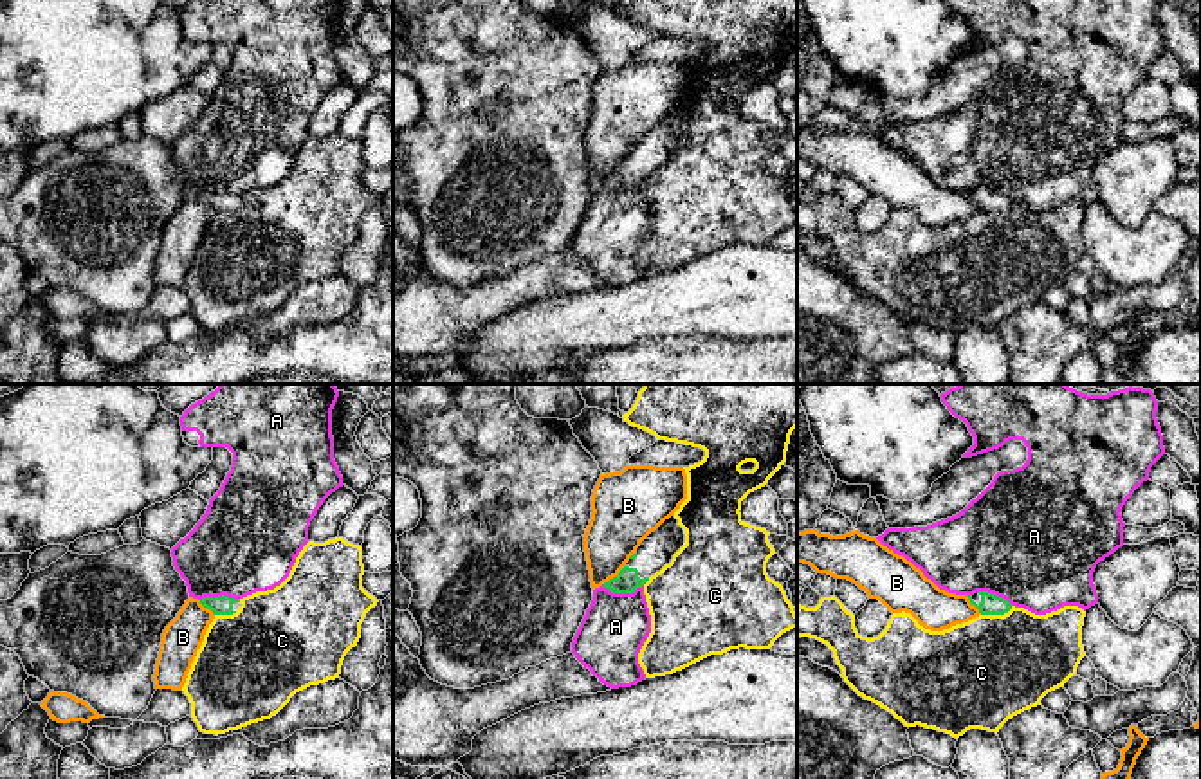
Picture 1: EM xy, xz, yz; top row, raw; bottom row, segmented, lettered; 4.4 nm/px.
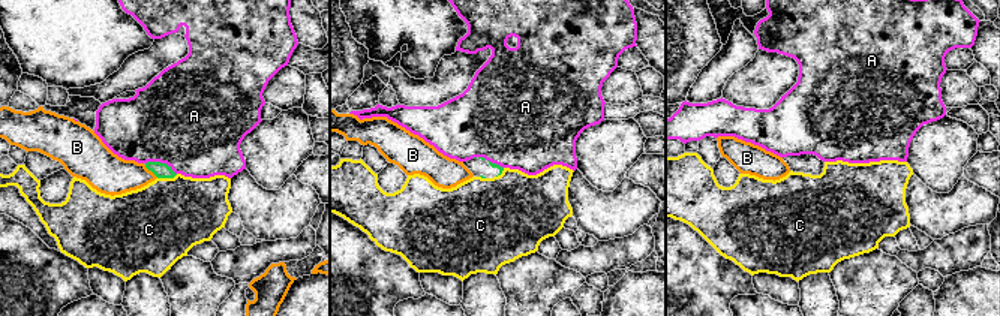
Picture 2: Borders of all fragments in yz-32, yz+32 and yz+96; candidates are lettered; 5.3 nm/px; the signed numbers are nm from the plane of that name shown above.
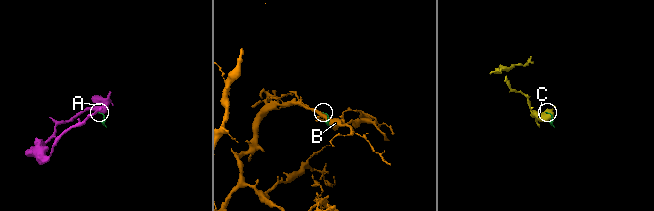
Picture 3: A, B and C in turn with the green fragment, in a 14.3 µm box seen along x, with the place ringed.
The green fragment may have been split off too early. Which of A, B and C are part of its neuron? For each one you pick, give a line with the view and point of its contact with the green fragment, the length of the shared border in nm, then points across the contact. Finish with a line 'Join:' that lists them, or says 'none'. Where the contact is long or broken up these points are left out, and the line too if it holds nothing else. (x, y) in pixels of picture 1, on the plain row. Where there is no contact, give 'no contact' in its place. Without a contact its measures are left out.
Join: none

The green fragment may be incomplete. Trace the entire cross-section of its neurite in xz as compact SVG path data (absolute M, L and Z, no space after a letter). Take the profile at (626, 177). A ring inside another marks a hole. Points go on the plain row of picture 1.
M671 112L651 128L629 153L617 173L604 179L613 189L633 189L642 184L651 171L671 159L673 151L685 141L685 126Z

